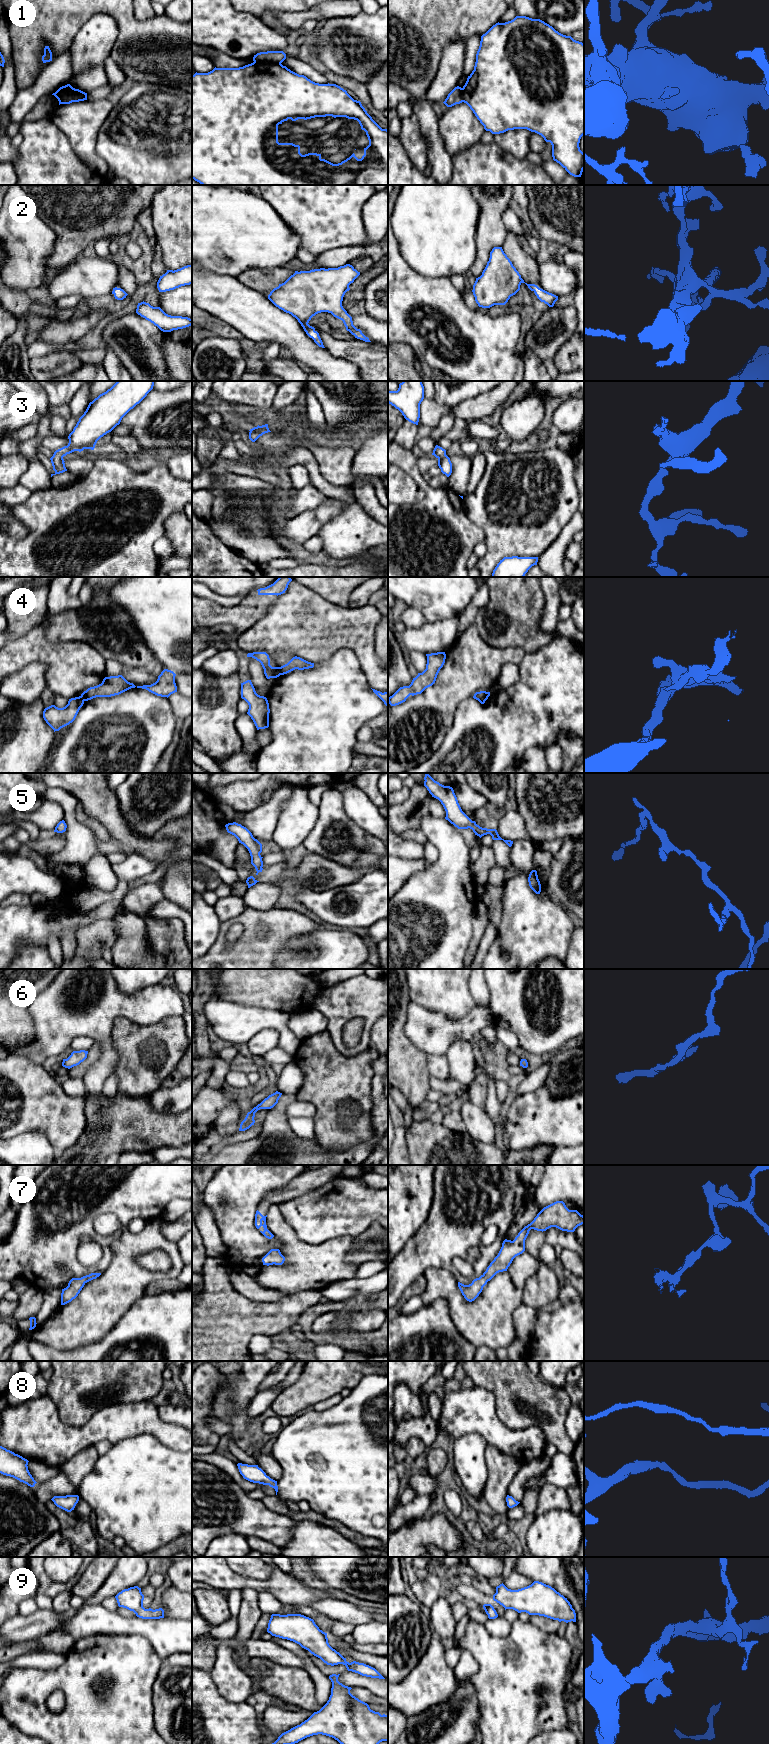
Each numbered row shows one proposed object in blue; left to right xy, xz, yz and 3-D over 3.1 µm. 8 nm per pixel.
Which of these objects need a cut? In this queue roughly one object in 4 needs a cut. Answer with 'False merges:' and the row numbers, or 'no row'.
False merges: 1, 4

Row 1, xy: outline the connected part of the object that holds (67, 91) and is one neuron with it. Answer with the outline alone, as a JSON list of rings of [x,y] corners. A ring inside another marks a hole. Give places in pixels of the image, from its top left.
[[[67,84],[65,86],[60,87],[52,95],[54,95],[58,99],[59,105],[60,105],[60,104],[64,104],[65,98],[75,99],[78,97],[78,94],[79,94],[79,91],[73,88],[70,84]]]

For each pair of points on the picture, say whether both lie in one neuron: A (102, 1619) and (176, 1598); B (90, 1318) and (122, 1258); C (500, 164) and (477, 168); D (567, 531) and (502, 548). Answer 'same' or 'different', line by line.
A: different
B: same
C: same
D: different

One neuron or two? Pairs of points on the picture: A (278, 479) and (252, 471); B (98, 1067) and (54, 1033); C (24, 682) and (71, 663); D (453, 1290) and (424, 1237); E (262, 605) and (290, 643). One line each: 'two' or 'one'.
A: one
B: one
C: two
D: two
E: two

